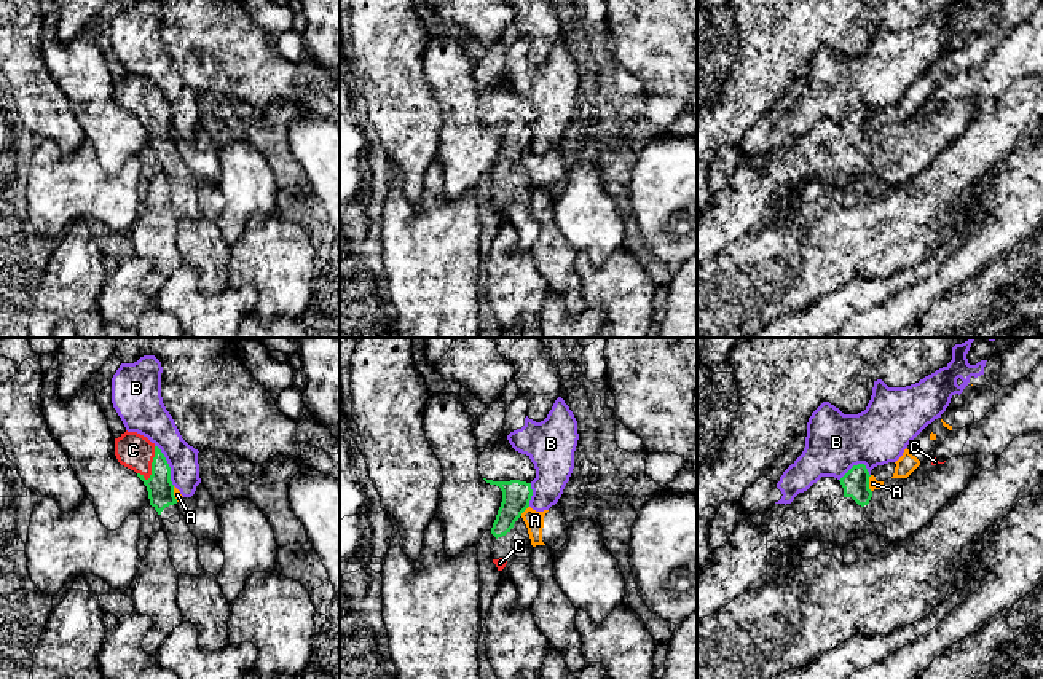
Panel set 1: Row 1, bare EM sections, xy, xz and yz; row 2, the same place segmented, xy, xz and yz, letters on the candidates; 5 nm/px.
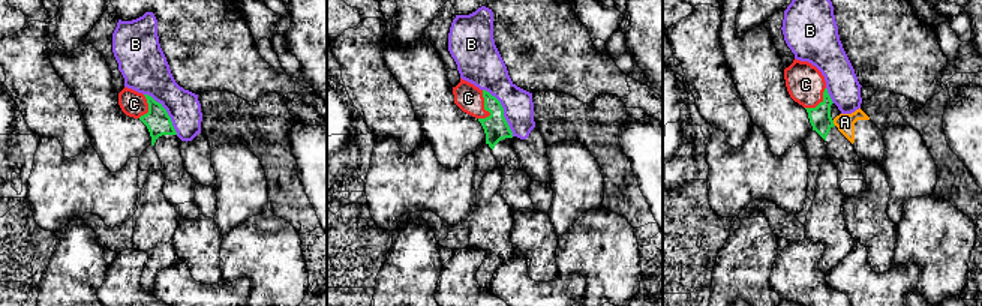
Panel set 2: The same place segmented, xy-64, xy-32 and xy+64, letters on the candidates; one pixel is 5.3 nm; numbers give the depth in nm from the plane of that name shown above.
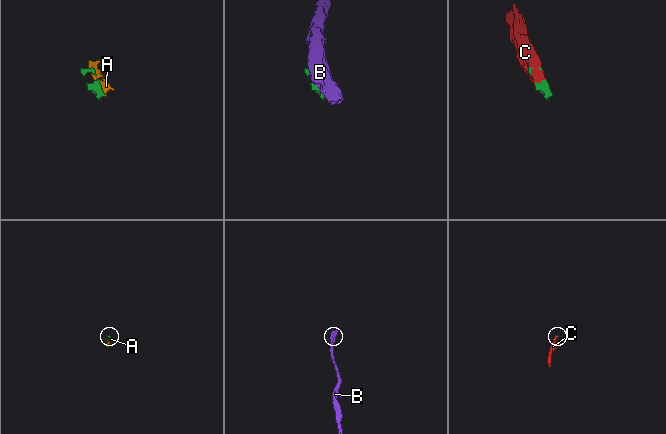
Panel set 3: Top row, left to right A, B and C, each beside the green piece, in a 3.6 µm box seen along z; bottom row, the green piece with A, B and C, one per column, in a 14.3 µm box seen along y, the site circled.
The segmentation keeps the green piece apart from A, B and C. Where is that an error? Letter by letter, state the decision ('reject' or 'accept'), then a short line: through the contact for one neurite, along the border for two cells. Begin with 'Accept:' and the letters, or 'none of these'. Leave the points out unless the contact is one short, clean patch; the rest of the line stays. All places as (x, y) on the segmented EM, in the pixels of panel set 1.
Accept: C
A: reject | xz (528, 506), (520, 515)
B: reject
C: accept

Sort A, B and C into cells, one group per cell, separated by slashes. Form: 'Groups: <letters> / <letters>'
Groups: A / B / C

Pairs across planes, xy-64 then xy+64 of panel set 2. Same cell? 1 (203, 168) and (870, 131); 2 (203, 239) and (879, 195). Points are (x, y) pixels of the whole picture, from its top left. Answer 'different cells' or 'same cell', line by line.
1: same cell
2: same cell

